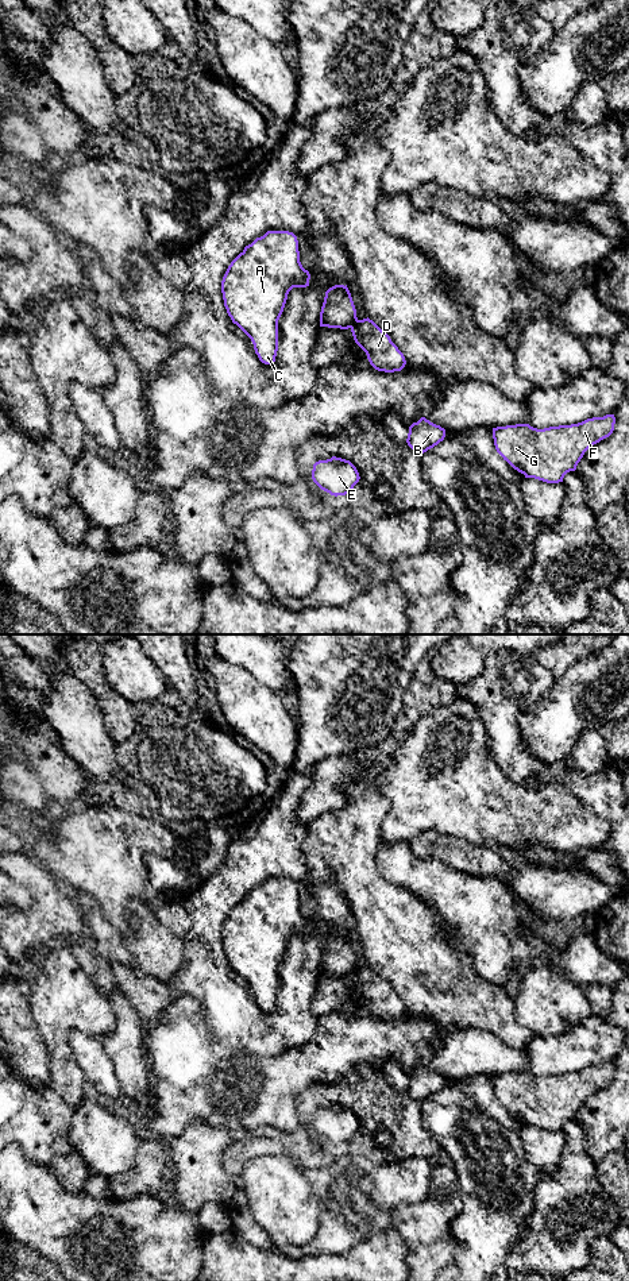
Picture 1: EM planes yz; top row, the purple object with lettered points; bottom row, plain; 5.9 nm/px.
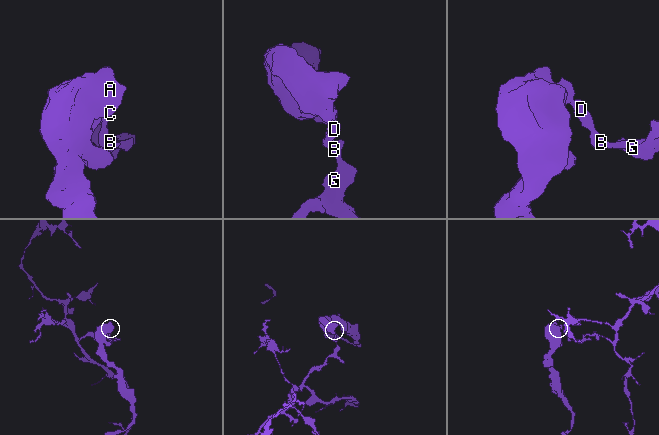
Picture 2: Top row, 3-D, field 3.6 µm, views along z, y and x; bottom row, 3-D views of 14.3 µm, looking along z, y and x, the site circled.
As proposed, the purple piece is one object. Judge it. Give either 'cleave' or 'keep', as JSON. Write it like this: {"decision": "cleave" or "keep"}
{"decision": "cleave"}

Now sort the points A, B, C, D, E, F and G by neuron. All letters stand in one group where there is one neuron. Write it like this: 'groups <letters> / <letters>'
groups A C E / B D F G

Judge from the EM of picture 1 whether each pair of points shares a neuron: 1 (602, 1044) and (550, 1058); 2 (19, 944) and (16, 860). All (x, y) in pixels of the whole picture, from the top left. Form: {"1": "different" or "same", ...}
{"1": "same", "2": "same"}

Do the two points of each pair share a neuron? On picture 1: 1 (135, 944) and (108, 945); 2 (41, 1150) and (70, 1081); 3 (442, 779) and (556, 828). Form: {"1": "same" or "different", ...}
{"1": "different", "2": "different", "3": "same"}

